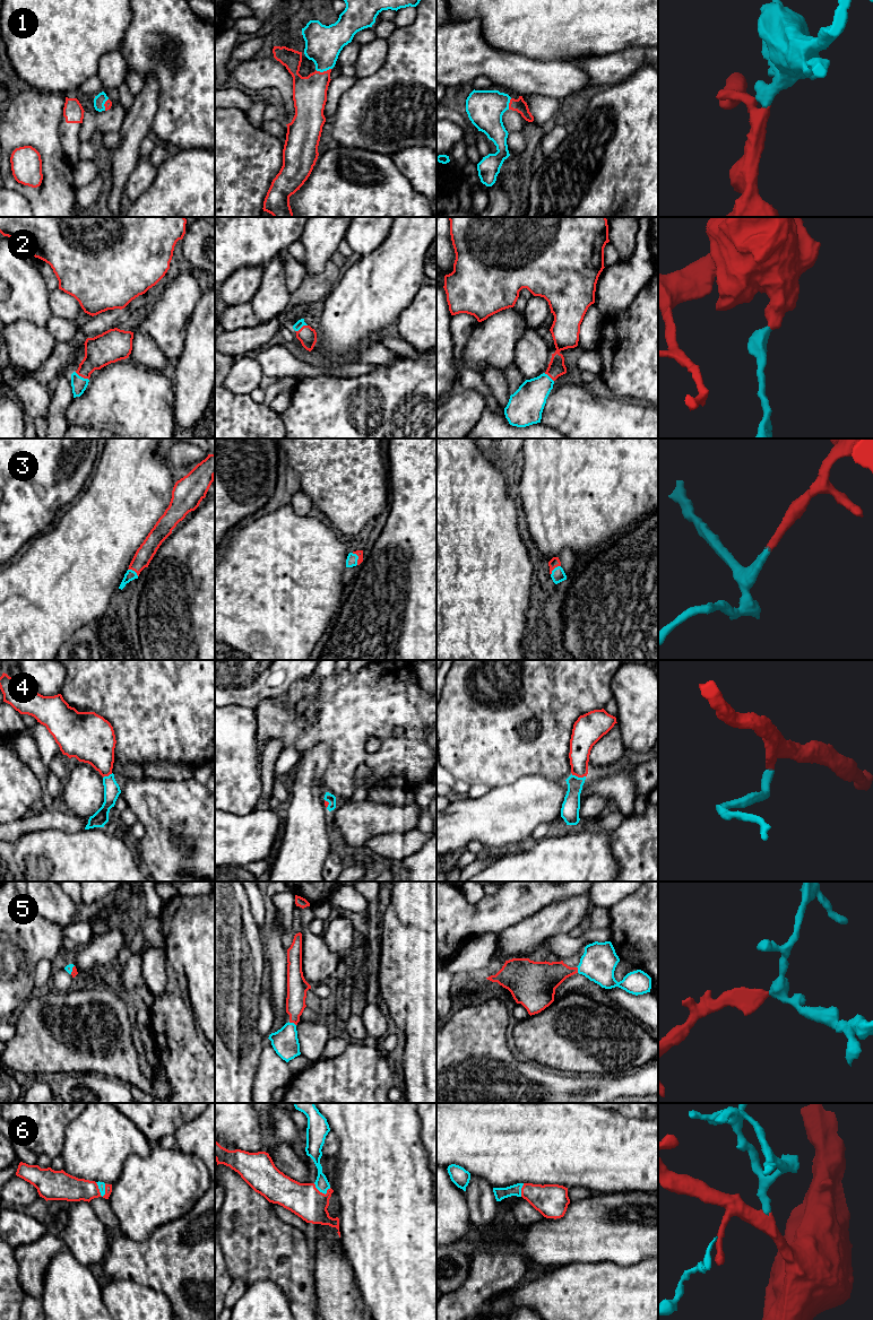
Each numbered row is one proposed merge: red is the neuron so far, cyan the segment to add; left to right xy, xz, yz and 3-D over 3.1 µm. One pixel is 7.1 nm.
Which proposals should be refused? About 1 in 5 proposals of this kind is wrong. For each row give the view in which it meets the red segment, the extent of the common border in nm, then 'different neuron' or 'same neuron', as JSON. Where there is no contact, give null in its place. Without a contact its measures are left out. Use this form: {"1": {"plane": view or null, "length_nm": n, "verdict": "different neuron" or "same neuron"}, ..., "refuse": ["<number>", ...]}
{"1": {"plane": "xz", "length_nm": 110, "verdict": "same neuron"}, "2": {"plane": "xy", "length_nm": 120, "verdict": "same neuron"}, "3": {"plane": "xz", "length_nm": 100, "verdict": "same neuron"}, "4": {"plane": "yz", "length_nm": 110, "verdict": "same neuron"}, "5": {"plane": "xz", "length_nm": 60, "verdict": "same neuron"}, "6": {"plane": "xy", "length_nm": 120, "verdict": "same neuron"}, "refuse": []}

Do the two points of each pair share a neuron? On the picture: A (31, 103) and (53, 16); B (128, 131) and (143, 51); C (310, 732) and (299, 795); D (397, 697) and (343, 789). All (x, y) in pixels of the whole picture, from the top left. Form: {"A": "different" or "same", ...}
{"A": "different", "B": "different", "C": "different", "D": "same"}

